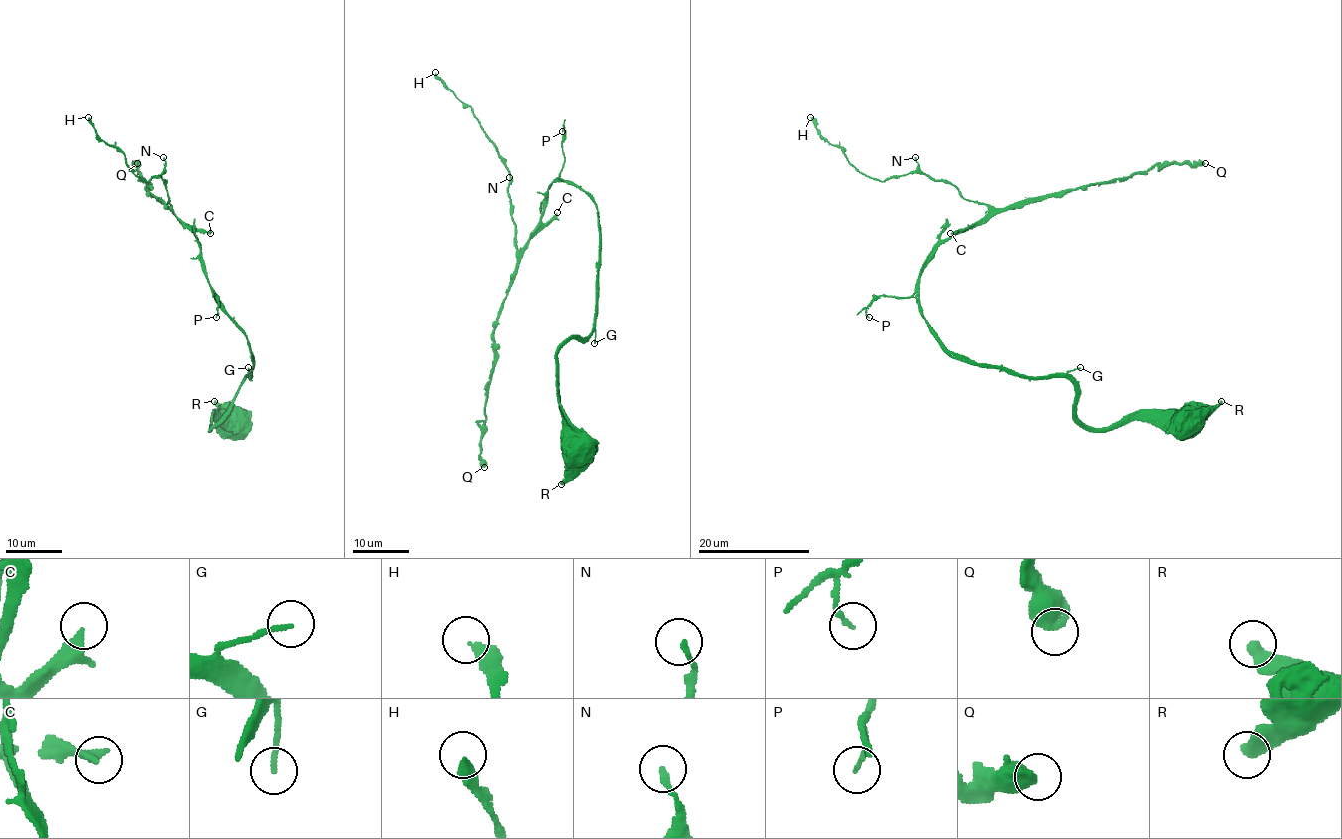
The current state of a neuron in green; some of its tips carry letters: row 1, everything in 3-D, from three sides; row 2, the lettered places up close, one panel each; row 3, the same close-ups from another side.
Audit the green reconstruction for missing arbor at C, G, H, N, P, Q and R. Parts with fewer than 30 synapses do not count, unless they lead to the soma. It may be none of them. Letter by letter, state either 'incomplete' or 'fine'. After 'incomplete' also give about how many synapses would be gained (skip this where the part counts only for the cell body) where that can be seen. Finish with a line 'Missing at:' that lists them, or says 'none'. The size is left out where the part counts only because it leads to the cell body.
C: incomplete; about 70 synapses
G: fine
H: fine
N: fine
P: fine
Q: fine
R: fine
Missing at: C

